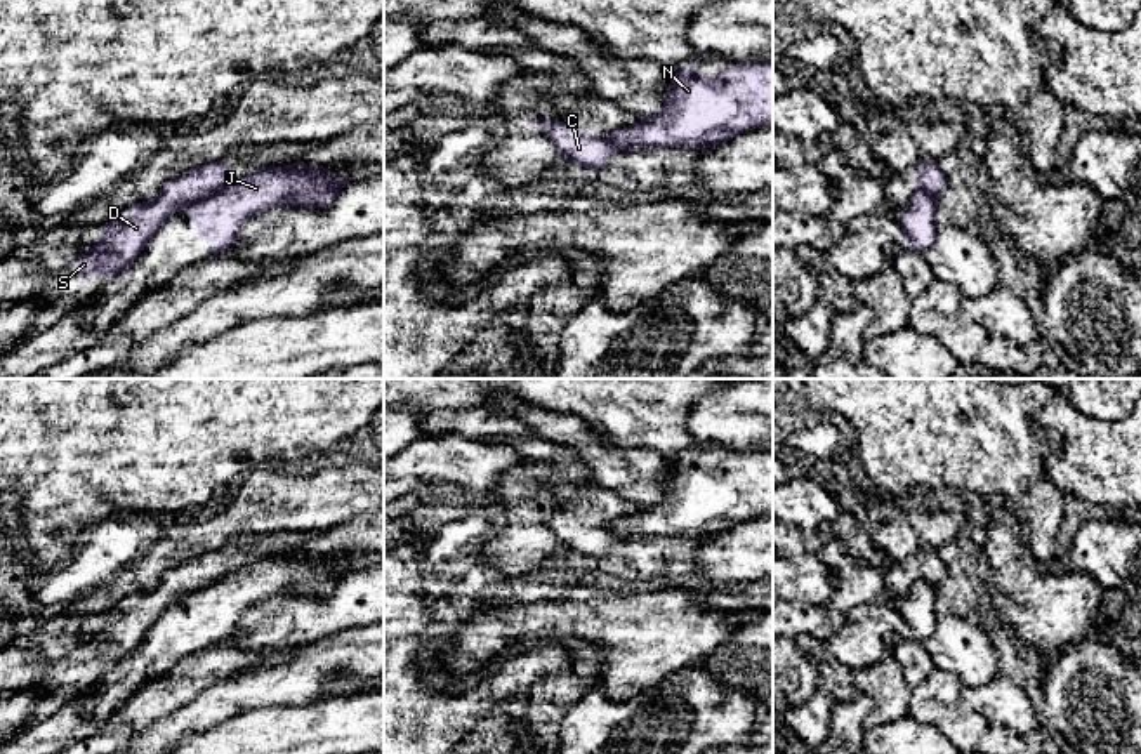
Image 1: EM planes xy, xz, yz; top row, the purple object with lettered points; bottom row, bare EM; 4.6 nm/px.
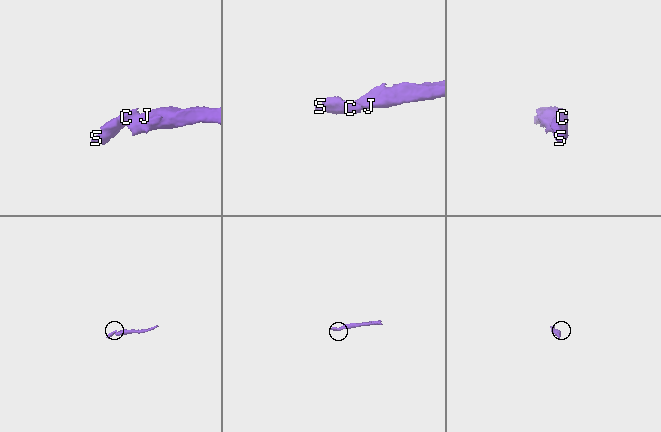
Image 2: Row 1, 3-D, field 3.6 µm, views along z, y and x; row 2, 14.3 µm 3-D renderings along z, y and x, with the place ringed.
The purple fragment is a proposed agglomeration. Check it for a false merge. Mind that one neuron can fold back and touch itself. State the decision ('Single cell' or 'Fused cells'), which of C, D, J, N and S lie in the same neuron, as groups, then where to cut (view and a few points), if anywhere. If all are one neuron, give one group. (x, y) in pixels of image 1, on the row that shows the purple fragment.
Fused cells. Groups: C D S / J N. Split along xy (231, 179), (223, 188), (198, 200)

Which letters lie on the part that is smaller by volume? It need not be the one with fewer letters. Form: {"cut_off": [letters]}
{"cut_off": ["C", "D", "S"]}

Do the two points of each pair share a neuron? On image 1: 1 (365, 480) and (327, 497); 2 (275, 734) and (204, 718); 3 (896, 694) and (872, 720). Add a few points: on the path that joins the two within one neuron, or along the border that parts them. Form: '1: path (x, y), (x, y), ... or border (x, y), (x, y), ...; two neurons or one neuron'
1: path (356, 489), (336, 496); one neuron
2: border (263, 707), (242, 711), (209, 728), (186, 735); two neurons
3: path (890, 701), (879, 713); one neuron

